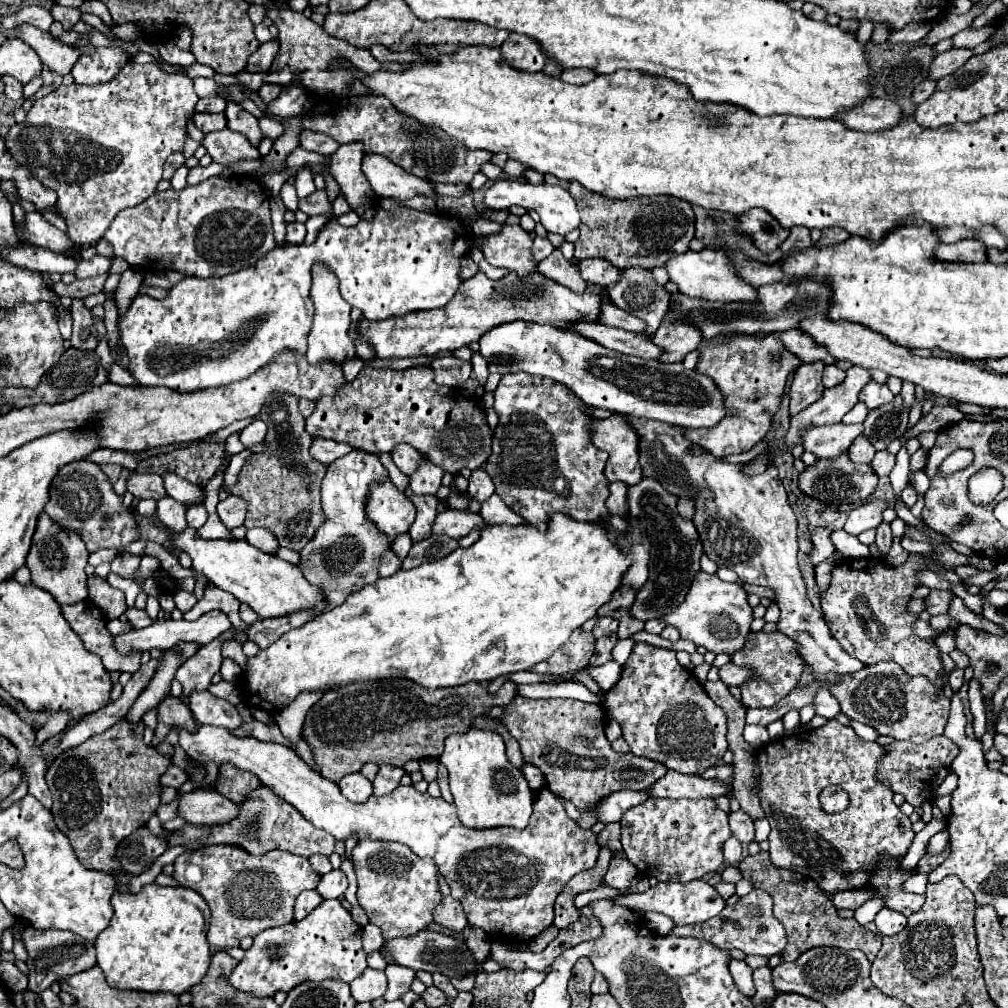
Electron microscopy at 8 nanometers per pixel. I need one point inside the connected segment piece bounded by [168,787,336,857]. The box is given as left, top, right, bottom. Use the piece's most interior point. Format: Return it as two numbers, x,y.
266,822

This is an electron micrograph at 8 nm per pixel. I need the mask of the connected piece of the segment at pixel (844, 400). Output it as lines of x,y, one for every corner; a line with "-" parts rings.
850,367
846,379
838,387
824,389
822,399
790,417
790,427
784,435
784,447
790,449
794,445
802,445
802,431
812,425
834,425
840,423
842,417
858,403
860,389
870,381
870,373
862,367

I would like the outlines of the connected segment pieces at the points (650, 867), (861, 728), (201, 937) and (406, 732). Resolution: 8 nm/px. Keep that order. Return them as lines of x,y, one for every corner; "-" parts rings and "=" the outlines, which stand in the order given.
646,799
644,803
630,807
622,819
622,849
626,859
638,869
640,875
656,877
658,881
678,881
688,883
700,879
710,871
718,871
722,865
722,845
730,837
728,813
716,807
712,799
=
852,721
850,727
856,731
856,735
860,735
860,737
866,739
866,741
876,741
876,739
878,739
878,731
876,731
874,727
870,727
870,725
864,725
864,723
858,723
858,721
=
150,883
144,885
140,893
116,891
110,903
114,909
114,917
110,919
110,925
94,941
98,967
104,971
110,987
136,989
148,993
168,991
180,995
204,979
212,961
212,953
206,943
210,909
196,891
186,887
160,887
156,883
=
382,679
382,681
364,681
346,685
334,691
324,693
324,697
310,707
302,739
306,739
308,747
312,749
314,763
318,765
320,773
326,775
326,779
338,783
344,775
356,773
362,769
364,763
390,763
404,767
412,759
426,759
422,755
440,755
444,747
444,739
452,733
464,733
470,727
470,721
474,721
476,715
490,711
496,705
510,705
514,697
518,695
518,683
506,681
498,693
490,695
480,683
466,683
460,687
446,687
446,689
424,689
418,683
412,683
408,679

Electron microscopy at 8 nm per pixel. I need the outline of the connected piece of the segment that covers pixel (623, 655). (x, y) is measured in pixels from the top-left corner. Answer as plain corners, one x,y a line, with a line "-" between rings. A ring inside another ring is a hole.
631,638
618,639
616,645
614,645
614,651
612,651
612,659
618,661
620,665
624,665
628,655
630,655
630,651
632,651
632,647
634,647
634,641

